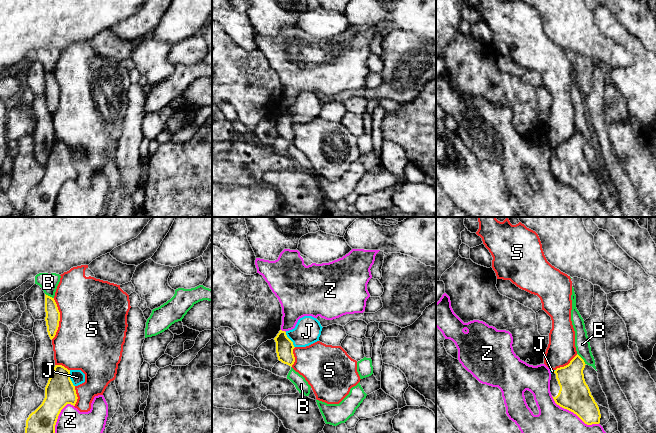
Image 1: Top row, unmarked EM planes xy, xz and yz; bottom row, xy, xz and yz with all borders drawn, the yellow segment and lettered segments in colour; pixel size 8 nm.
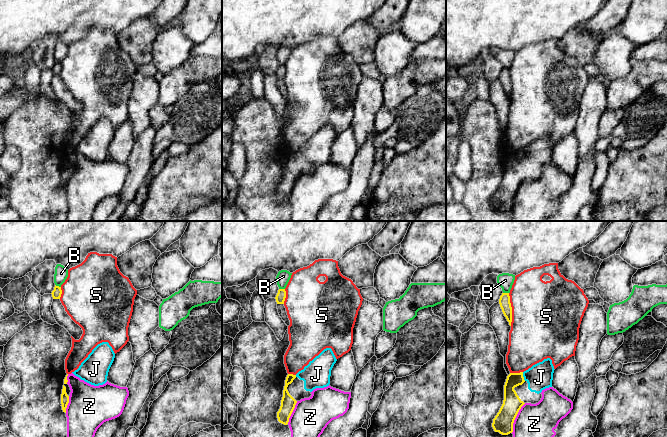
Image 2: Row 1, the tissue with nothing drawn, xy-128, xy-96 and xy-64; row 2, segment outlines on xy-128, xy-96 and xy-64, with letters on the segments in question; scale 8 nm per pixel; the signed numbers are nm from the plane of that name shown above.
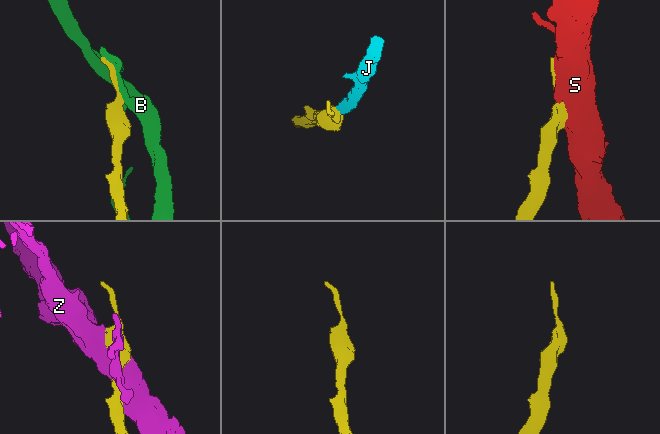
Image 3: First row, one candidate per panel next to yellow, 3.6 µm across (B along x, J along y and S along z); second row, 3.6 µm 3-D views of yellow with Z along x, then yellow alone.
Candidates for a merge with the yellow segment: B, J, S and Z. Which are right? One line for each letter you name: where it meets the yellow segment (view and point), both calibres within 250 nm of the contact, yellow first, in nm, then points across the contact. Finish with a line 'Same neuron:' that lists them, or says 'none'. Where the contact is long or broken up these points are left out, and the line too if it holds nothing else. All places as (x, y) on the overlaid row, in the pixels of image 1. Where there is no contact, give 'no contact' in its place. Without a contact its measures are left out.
J: xy (69, 378) | 240/120 nm | across xy (59, 391), (69, 378), (77, 377)
Same neuron: J

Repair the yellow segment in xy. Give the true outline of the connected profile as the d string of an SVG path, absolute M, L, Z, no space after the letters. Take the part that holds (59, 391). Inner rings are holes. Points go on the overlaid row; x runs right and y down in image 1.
M55 365L45 387L42 404L26 420L25 433L55 433L55 425L61 410L67 405L75 406L75 387L85 382L81 370L68 370Z

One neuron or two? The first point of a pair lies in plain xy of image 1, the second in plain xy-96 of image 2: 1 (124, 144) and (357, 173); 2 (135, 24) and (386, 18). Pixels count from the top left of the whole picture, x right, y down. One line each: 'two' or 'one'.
1: two
2: one

